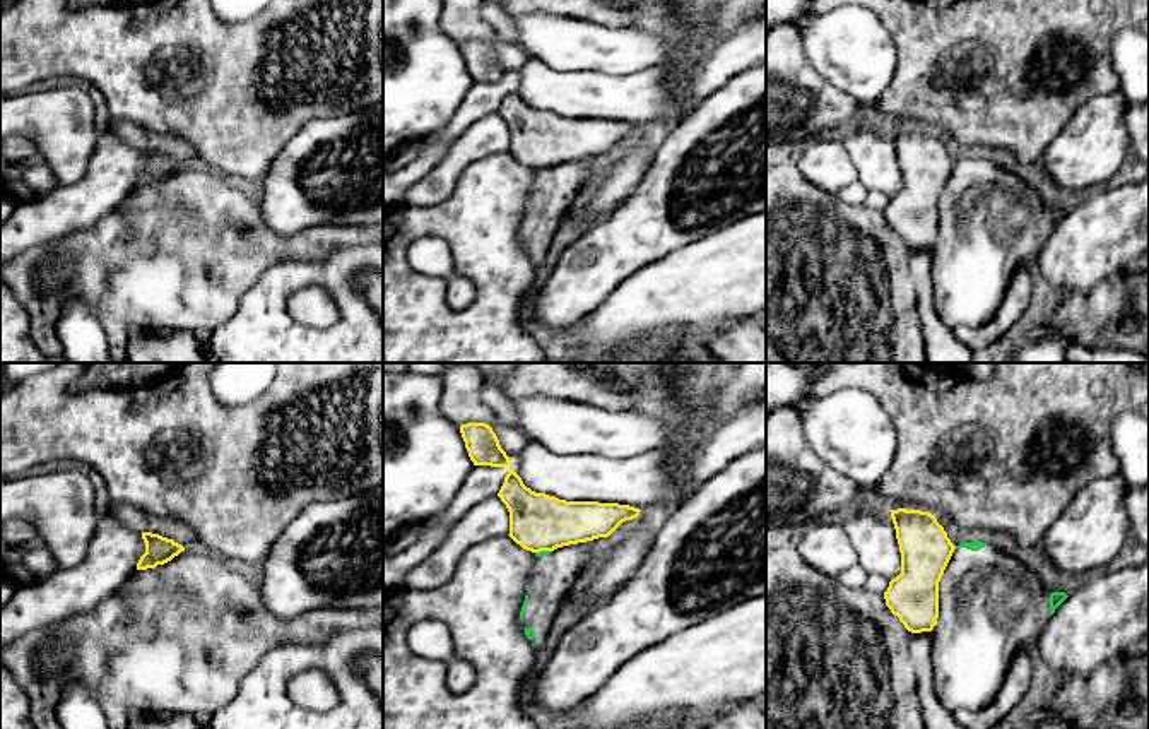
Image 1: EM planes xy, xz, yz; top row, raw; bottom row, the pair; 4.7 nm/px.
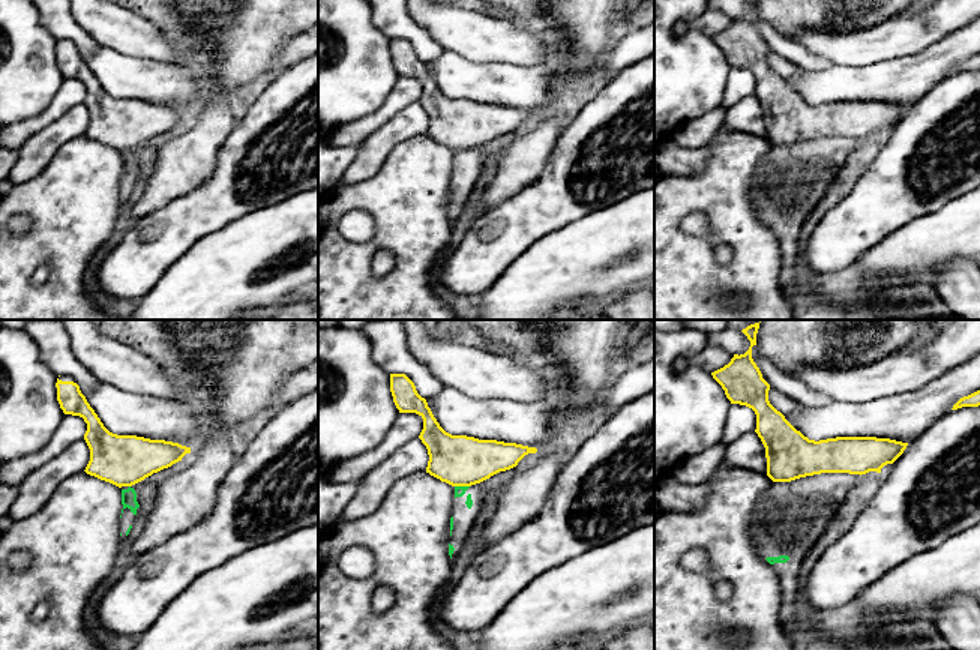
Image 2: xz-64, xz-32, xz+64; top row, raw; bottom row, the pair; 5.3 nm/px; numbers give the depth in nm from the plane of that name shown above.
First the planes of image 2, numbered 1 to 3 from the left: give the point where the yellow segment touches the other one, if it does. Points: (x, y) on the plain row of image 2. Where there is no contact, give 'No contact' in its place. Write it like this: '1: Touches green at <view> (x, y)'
1: No contact
2: Touches green at xz-32 (462, 150)
3: No contact

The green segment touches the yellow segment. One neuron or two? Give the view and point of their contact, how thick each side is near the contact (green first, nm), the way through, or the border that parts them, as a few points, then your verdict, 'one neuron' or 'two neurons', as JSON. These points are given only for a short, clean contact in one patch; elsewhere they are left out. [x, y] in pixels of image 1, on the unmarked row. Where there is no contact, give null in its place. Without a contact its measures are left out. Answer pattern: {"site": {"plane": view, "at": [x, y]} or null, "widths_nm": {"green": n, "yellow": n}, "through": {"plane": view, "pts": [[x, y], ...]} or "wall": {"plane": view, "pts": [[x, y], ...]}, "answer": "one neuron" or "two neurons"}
{"site": {"plane": "xz", "at": [542, 168]}, "widths_nm": {"green": 30, "yellow": 280}, "wall": {"plane": "xz", "pts": [[551, 166], [536, 170]]}, "answer": "two neurons"}

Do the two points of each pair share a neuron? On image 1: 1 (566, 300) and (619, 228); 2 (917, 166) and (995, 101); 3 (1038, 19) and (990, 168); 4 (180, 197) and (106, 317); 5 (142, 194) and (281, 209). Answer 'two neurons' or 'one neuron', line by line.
1: one neuron
2: one neuron
3: two neurons
4: one neuron
5: two neurons

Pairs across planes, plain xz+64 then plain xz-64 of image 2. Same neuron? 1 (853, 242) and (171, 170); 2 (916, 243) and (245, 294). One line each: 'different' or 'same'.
1: different
2: same

